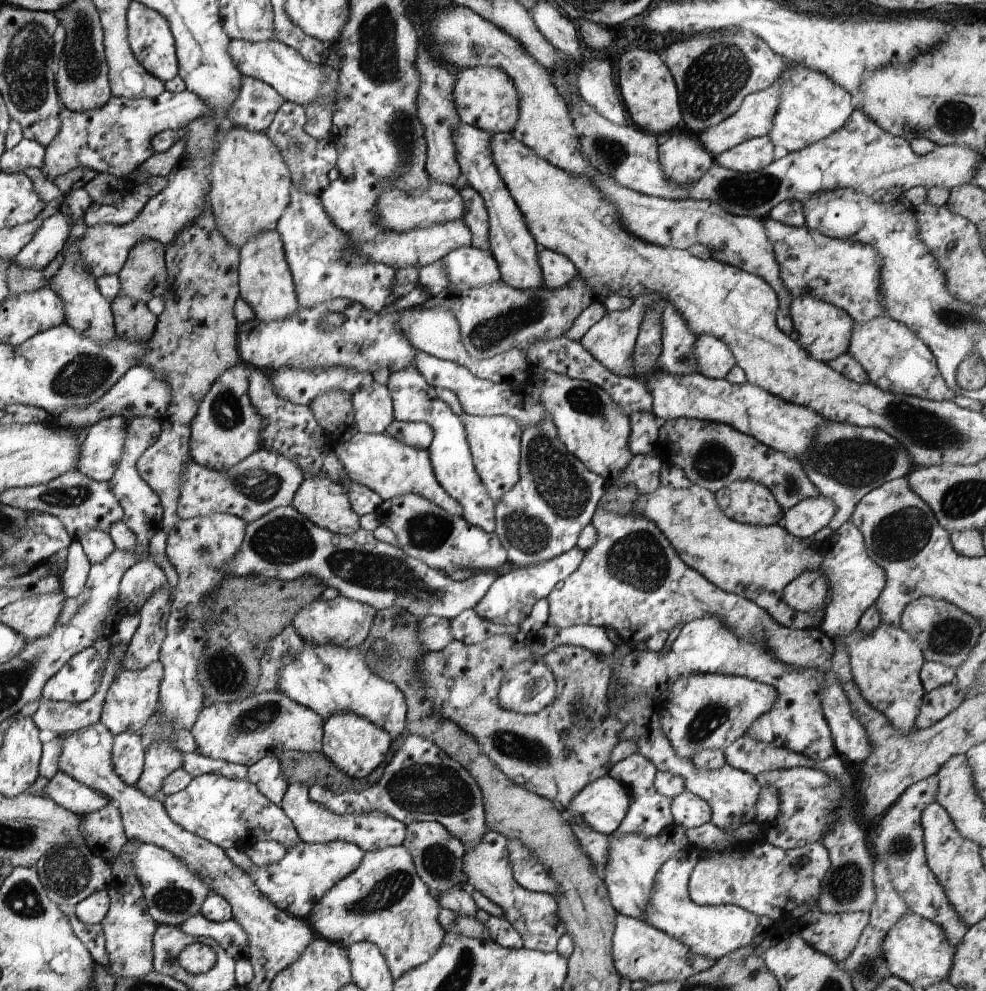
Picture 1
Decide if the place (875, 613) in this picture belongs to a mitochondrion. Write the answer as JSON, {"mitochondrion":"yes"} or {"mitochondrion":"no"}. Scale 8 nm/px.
{"mitochondrion":"no"}

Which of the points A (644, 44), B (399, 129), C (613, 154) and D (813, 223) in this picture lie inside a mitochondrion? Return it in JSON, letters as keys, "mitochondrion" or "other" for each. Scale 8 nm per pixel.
{"A":"other","B":"mitochondrion","C":"mitochondrion","D":"other"}

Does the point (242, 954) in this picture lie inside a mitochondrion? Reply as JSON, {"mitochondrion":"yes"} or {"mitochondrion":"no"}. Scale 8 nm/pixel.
{"mitochondrion":"no"}

